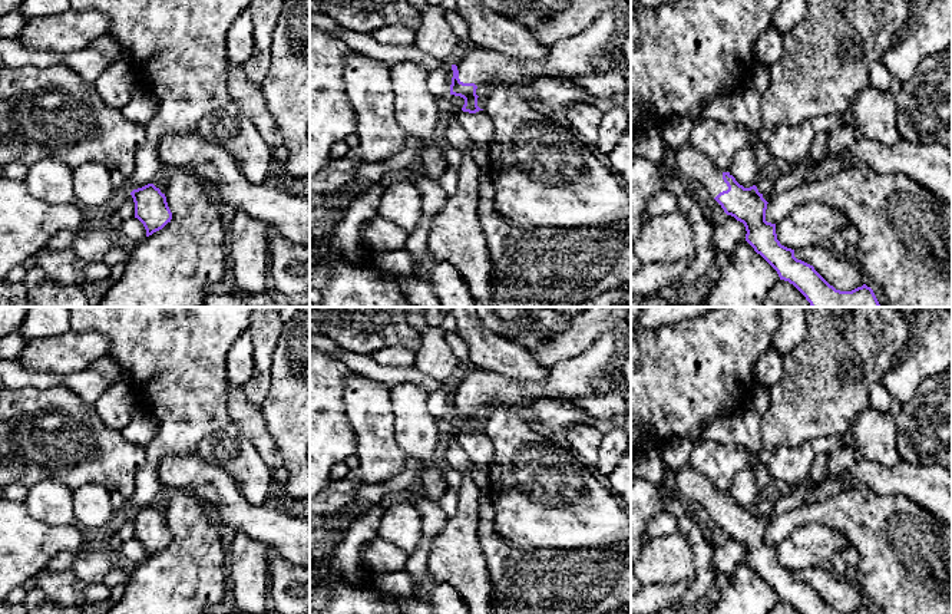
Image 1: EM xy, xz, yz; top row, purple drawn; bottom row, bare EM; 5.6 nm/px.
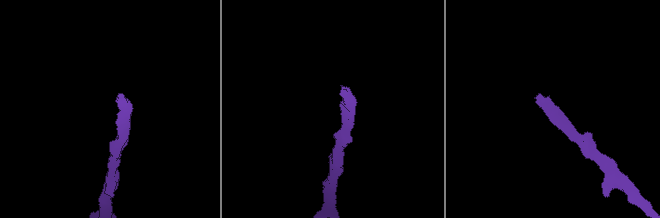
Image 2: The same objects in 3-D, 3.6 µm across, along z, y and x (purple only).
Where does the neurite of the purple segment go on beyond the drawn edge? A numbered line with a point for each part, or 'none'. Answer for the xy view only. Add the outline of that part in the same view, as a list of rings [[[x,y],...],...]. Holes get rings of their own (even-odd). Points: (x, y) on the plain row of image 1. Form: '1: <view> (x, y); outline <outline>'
none

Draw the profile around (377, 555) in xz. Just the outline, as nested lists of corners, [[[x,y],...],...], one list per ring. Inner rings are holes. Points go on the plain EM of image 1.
[[[376,537],[360,548],[360,564],[373,574],[390,574],[403,571],[410,555],[394,544]]]

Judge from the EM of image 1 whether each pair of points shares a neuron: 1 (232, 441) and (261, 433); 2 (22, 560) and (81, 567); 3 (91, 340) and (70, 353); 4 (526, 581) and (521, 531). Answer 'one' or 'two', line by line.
1: two
2: two
3: one
4: two

